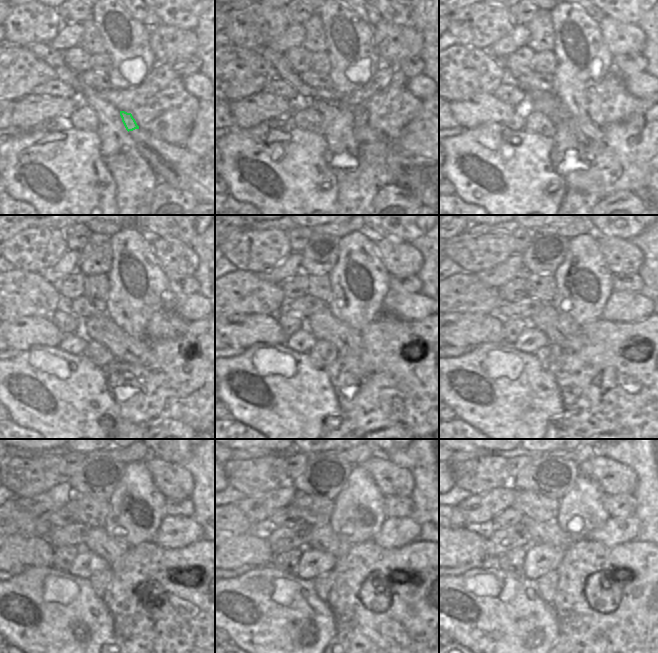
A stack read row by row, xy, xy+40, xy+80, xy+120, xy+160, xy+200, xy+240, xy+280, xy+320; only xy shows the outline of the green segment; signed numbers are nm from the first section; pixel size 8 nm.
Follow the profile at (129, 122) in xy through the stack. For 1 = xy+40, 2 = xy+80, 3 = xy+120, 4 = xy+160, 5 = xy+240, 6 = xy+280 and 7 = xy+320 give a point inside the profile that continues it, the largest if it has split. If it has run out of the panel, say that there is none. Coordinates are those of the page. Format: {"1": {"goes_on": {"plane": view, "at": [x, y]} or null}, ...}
{"1": {"goes_on": {"plane": "xy+40", "at": [360, 117]}}, "2": {"goes_on": {"plane": "xy+80", "at": [582, 59]}}, "3": {"goes_on": {"plane": "xy+120", "at": [136, 282]}}, "4": {"goes_on": {"plane": "xy+160", "at": [358, 282]}}, "5": {"goes_on": {"plane": "xy+240", "at": [136, 506]}}, "6": {"goes_on": {"plane": "xy+280", "at": [358, 514]}}, "7": {"goes_on": {"plane": "xy+320", "at": [580, 512]}}}

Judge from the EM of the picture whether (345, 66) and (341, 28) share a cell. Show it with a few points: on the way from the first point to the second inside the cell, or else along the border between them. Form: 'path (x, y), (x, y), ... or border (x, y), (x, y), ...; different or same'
path (345, 57), (345, 37); same

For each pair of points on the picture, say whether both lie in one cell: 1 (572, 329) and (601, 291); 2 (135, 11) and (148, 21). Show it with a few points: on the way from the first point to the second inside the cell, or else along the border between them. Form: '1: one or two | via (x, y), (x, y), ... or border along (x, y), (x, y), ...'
1: two | border along (556, 310), (570, 316), (579, 325)
2: one | via (138, 11), (145, 18)

